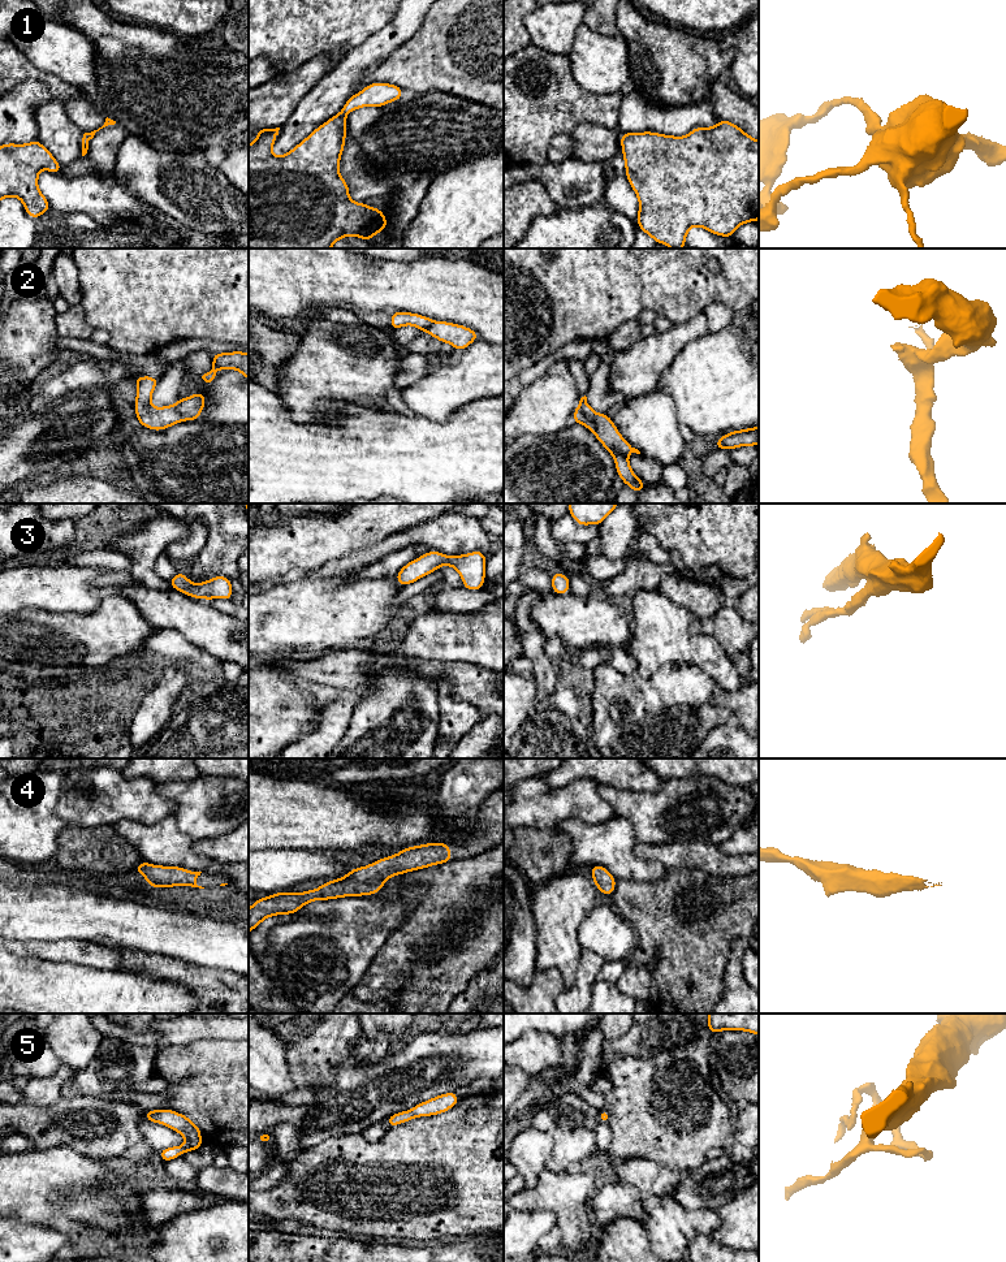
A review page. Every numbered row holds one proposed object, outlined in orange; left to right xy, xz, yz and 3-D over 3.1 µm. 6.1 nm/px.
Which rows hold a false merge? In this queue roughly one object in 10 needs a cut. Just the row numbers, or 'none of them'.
1, 2

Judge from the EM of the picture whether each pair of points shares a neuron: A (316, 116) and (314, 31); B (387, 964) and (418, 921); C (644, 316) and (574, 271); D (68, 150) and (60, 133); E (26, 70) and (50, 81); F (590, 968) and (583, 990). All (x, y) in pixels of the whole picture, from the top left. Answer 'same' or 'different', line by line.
A: different
B: same
C: different
D: same
E: same
F: same

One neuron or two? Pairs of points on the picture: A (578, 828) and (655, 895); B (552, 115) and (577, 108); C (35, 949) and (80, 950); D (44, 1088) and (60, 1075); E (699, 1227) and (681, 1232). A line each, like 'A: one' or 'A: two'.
A: two
B: one
C: one
D: one
E: one

